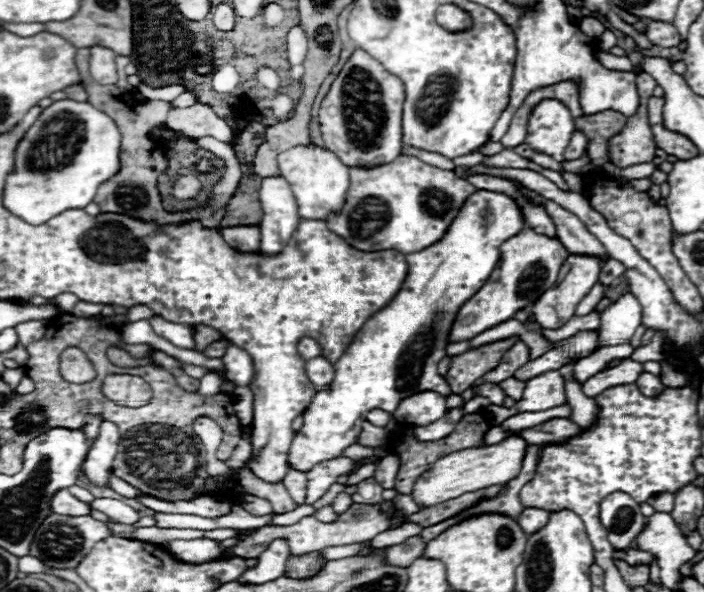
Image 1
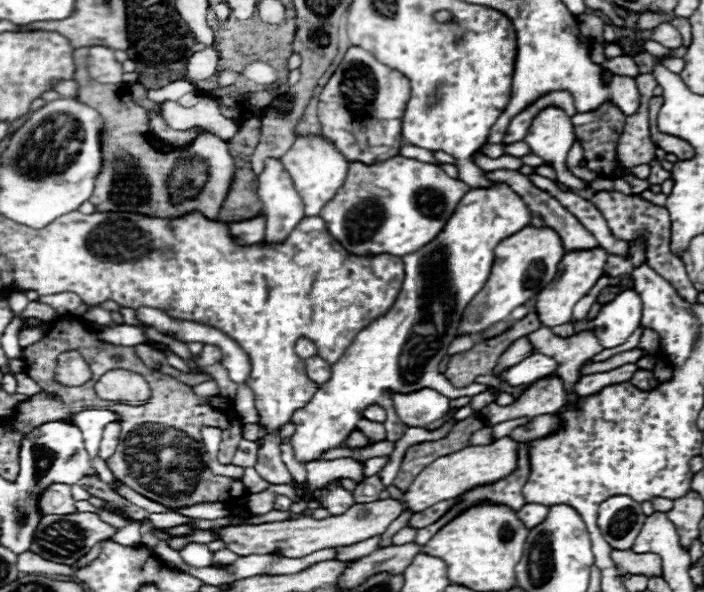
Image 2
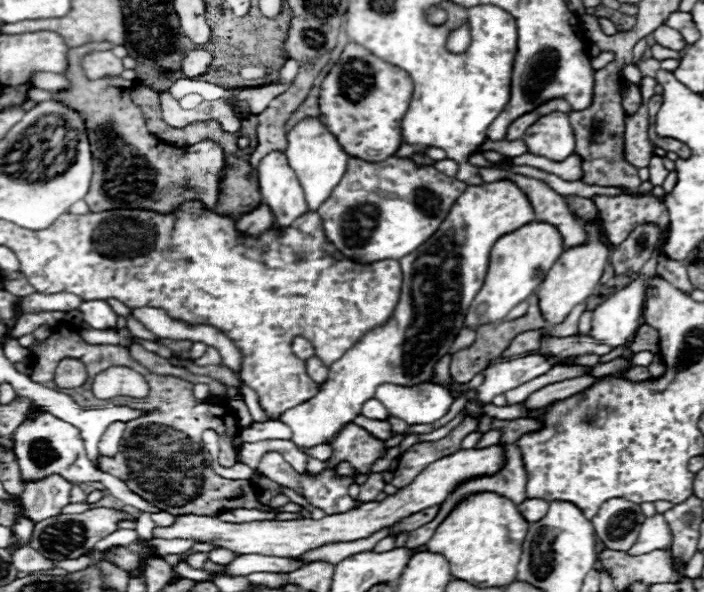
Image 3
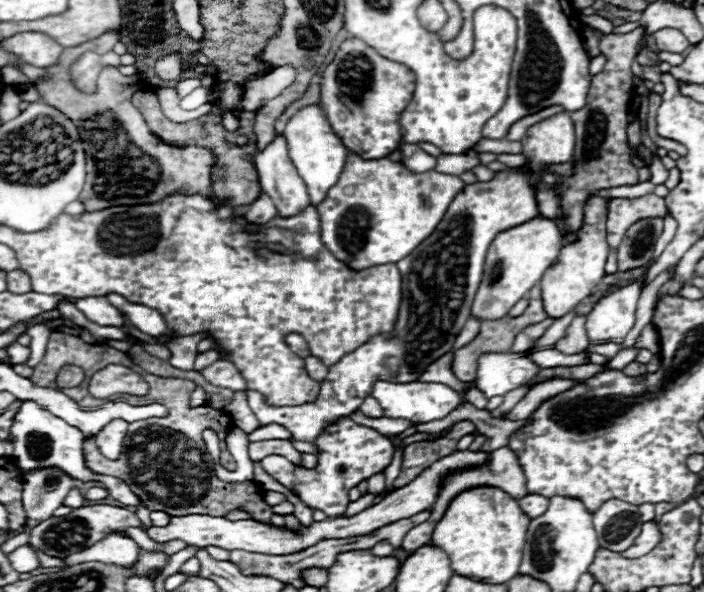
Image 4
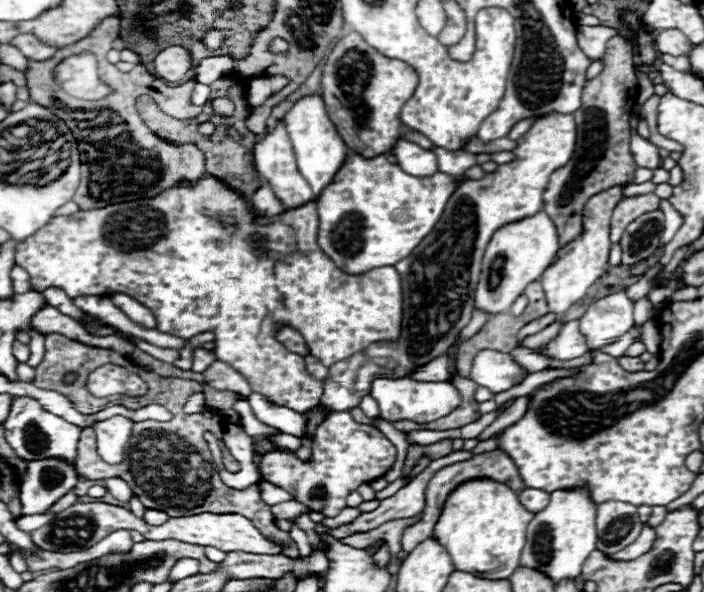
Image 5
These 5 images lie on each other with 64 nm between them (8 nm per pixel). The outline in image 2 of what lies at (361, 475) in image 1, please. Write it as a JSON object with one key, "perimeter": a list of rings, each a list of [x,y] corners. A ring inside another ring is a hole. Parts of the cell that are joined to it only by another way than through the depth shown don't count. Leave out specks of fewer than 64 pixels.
{"perimeter":[[[389,456],[368,459],[363,464],[363,473],[365,477],[376,475],[385,466],[388,460]]]}

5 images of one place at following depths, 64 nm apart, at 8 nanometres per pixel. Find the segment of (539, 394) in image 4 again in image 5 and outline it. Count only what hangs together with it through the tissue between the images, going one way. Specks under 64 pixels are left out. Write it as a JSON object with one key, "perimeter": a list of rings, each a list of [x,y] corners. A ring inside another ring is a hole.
{"perimeter":[[[530,394],[528,396],[522,396],[522,398],[518,398],[502,416],[498,416],[478,438],[480,440],[486,440],[486,438],[490,438],[494,432],[498,432],[498,430],[502,430],[502,428],[506,428],[506,426],[512,426],[512,424],[516,424],[524,414],[526,414],[526,408],[528,408],[528,402],[530,402]]]}

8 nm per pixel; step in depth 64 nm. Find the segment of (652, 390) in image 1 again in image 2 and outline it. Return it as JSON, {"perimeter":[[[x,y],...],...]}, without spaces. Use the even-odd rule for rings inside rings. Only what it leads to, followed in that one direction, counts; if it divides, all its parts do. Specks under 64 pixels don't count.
{"perimeter":[[[638,370],[634,376],[632,376],[632,384],[640,390],[652,390],[656,388],[656,384],[660,384],[654,374],[650,370]]]}

